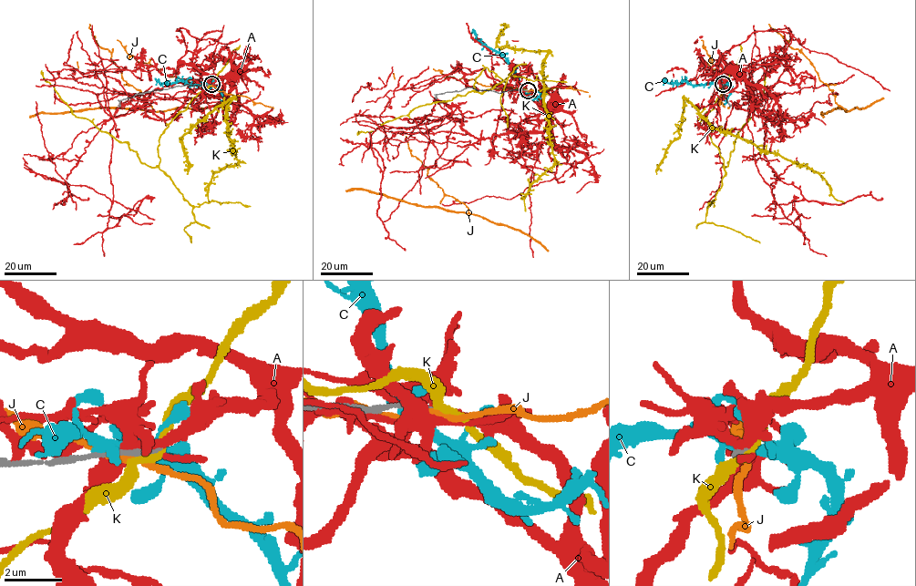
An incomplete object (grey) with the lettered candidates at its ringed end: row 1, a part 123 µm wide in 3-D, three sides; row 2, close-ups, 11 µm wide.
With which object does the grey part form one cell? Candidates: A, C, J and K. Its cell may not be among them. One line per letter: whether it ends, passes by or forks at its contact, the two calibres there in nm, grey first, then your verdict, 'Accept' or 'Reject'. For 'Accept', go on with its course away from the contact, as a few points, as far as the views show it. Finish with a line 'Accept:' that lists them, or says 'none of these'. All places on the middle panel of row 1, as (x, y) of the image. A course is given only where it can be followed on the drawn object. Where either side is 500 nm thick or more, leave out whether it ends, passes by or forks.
A: It forks there. Thickness 240 nm (grey) against 440 nm. Reject
C: It passes by. Thickness 160 nm (grey) against 400 nm. Reject
J: It passes by. Thickness 240 nm (grey) against 240 nm. Reject
K: It passes by. Thickness 240 nm (grey) against 280 nm. Reject
Accept: none of these

